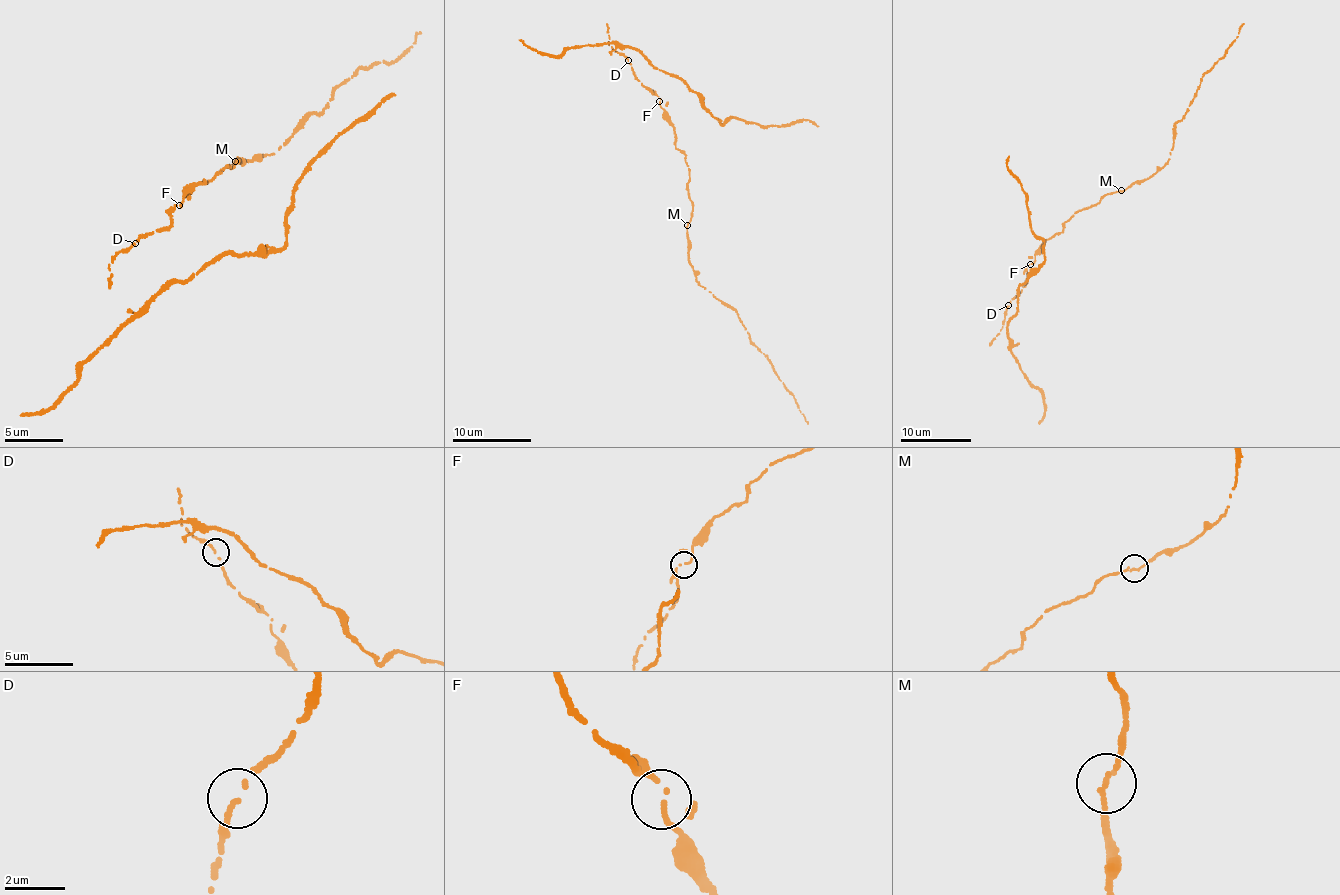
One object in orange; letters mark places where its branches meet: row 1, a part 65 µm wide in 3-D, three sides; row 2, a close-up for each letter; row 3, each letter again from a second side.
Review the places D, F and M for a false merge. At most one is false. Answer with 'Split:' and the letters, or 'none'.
Split: none

